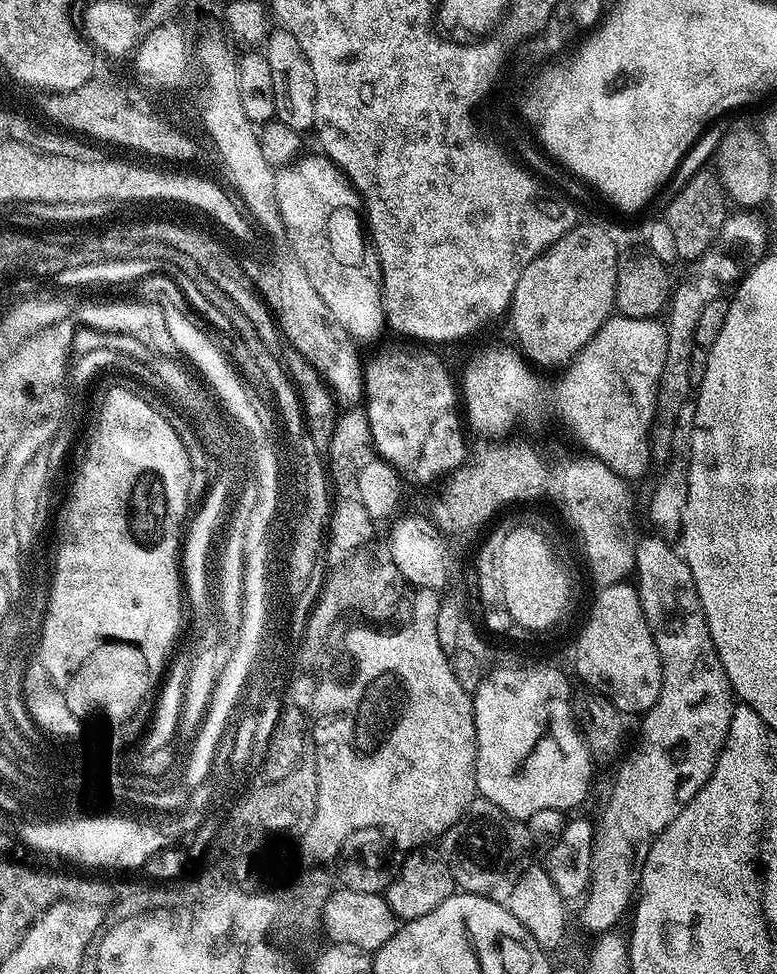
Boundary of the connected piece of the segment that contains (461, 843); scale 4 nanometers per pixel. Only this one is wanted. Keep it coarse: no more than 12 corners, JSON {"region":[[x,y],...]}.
{"region":[[471,800],[438,841],[453,885],[504,904],[527,823]]}

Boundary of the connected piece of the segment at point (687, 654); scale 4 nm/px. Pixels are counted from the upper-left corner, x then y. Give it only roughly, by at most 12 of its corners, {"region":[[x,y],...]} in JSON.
{"region":[[636,541],[664,667],[598,820],[580,924],[625,919],[714,770],[734,693],[694,574]]}

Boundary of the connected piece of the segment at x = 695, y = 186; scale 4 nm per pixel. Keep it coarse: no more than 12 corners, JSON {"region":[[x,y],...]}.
{"region":[[715,171],[696,172],[662,212],[680,260],[718,238],[730,201]]}

